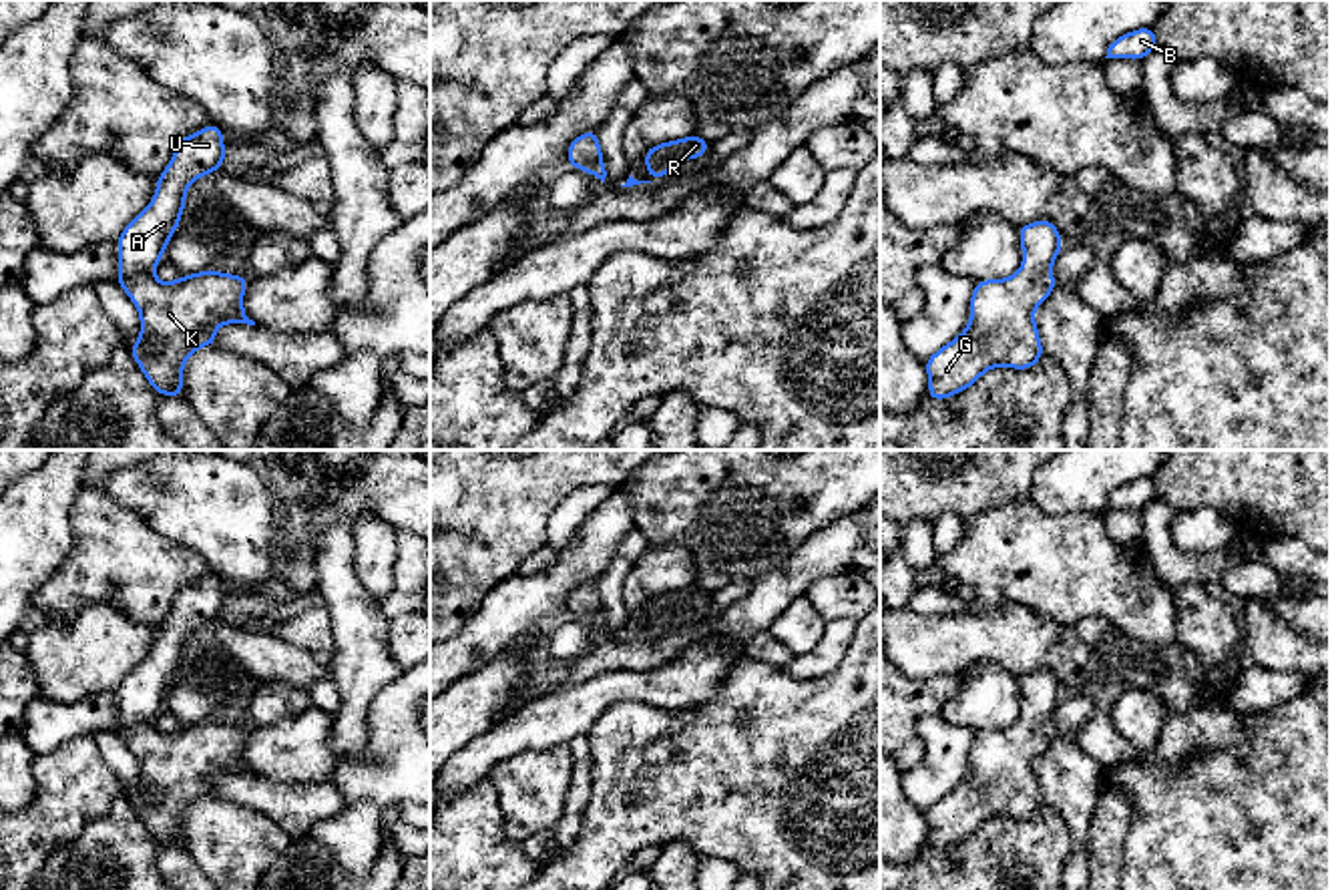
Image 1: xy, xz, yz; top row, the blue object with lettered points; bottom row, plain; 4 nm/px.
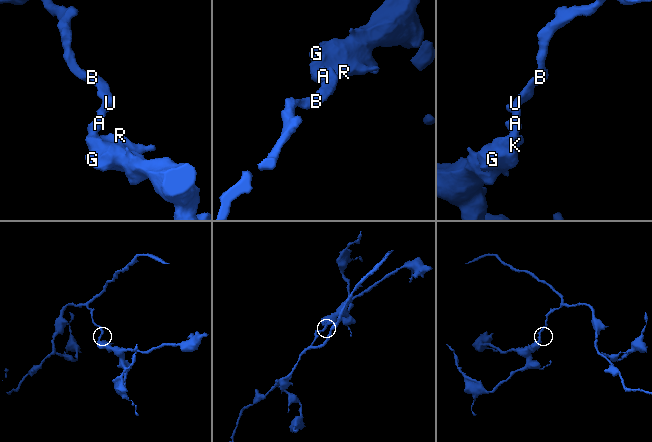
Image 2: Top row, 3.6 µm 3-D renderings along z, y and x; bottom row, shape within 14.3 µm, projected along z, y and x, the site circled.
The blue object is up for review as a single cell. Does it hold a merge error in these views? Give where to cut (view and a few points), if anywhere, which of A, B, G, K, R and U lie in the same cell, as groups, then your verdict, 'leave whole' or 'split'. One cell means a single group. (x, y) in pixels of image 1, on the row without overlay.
no cut | A B G K R U | leave whole

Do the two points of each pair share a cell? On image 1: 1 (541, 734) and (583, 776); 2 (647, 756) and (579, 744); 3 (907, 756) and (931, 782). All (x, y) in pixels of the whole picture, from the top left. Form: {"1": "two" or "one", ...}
{"1": "two", "2": "two", "3": "two"}

